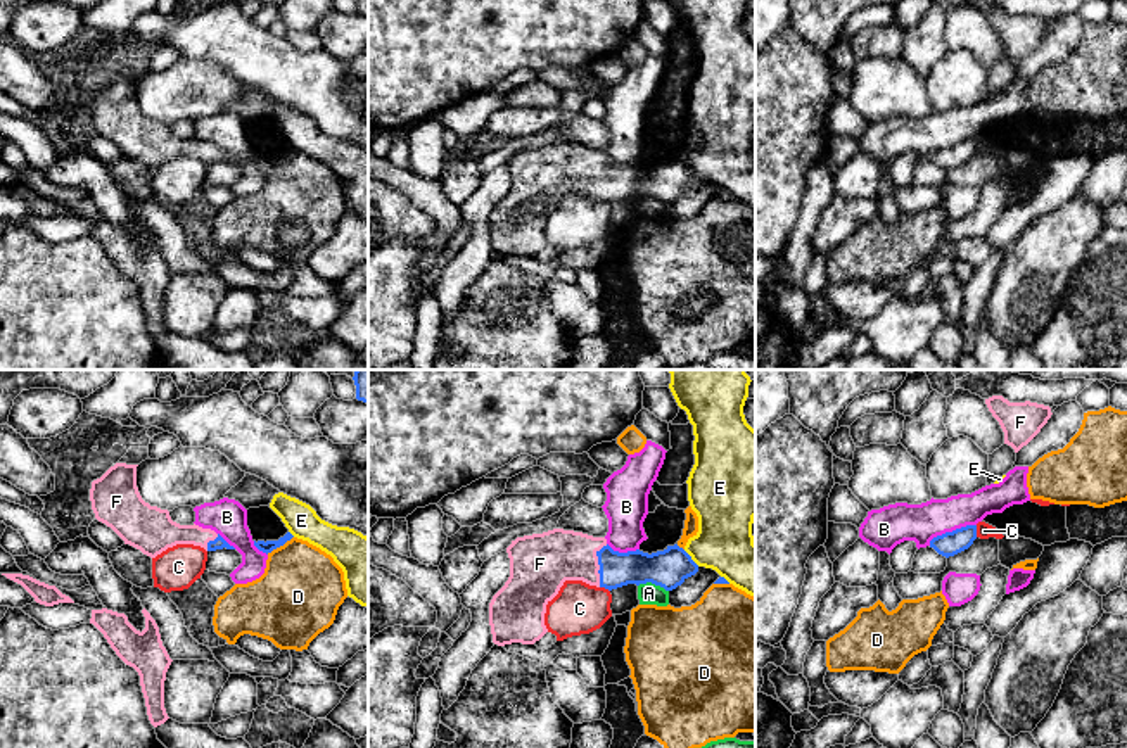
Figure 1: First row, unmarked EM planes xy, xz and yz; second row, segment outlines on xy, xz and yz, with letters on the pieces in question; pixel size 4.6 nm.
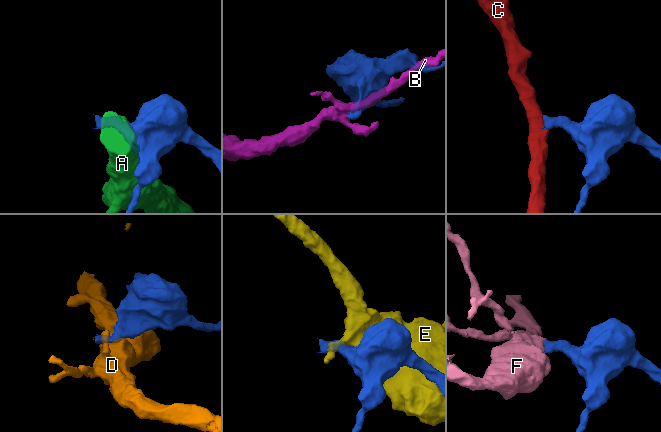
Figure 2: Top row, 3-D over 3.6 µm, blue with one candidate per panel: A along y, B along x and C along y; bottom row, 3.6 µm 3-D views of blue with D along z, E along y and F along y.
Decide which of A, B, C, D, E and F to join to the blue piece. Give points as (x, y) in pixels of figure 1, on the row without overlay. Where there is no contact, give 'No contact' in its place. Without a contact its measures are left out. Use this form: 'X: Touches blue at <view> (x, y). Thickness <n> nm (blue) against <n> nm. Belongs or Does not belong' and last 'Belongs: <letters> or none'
A: Touches blue at xz (654, 196). Thickness 180 nm (blue) against 100 nm. Does not belong
B: Touches blue at yz (953, 144). Thickness 110 nm (blue) against 180 nm. Does not belong
C: Touches blue at yz (975, 144). Thickness 110 nm (blue) against 80 nm. Does not belong
D: Touches blue at xy (279, 159). Thickness 60 nm (blue) against 380 nm. Does not belong
E: Touches blue at xz (690, 171). Thickness 180 nm (blue) against 260 nm. Does not belong
F: Touches blue at xz (598, 177). Thickness 160 nm (blue) against 260 nm. Belongs
Belongs: F

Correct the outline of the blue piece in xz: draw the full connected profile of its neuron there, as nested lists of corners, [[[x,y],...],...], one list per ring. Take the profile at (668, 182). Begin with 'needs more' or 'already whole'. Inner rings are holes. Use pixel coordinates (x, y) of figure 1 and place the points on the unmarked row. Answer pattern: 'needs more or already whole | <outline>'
needs more | [[[553,142],[517,150],[506,161],[510,190],[489,216],[493,256],[534,257],[546,245],[546,218],[565,193],[583,193],[608,204],[646,197],[672,204],[698,185],[678,157],[664,164],[614,164],[605,150]]]

